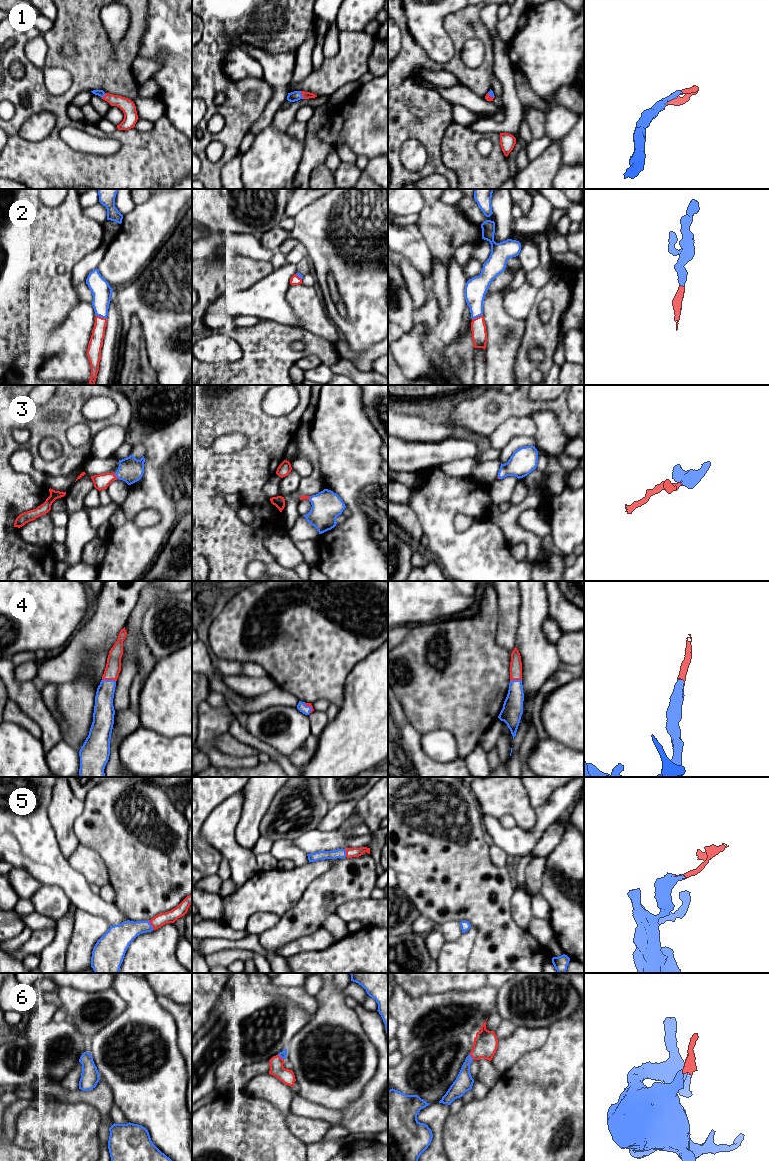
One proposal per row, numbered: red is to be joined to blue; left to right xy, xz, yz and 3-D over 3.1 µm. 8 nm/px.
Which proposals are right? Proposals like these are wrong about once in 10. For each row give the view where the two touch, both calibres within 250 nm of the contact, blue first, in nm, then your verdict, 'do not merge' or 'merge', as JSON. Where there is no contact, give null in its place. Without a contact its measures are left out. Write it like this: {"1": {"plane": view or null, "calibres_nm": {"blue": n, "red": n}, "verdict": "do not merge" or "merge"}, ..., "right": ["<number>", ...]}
{"1": {"plane": "xz", "calibres_nm": {"blue": 80, "red": 60}, "verdict": "merge"}, "2": {"plane": "xy", "calibres_nm": {"blue": 160, "red": 110}, "verdict": "merge"}, "3": {"plane": "xy", "calibres_nm": {"blue": 200, "red": 120}, "verdict": "merge"}, "4": {"plane": "xy", "calibres_nm": {"blue": 160, "red": 130}, "verdict": "merge"}, "5": {"plane": "xy", "calibres_nm": {"blue": 180, "red": 100}, "verdict": "merge"}, "6": {"plane": "yz", "calibres_nm": {"blue": 140, "red": 190}, "verdict": "merge"}, "right": ["1", "2", "3", "4", "5", "6"]}

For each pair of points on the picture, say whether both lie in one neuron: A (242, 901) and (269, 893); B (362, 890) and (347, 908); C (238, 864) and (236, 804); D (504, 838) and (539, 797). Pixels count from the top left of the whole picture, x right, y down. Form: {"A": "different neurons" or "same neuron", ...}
{"A": "same neuron", "B": "different neurons", "C": "same neuron", "D": "different neurons"}

